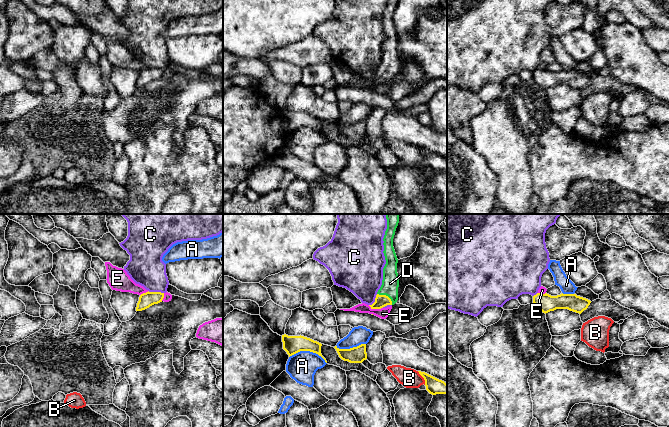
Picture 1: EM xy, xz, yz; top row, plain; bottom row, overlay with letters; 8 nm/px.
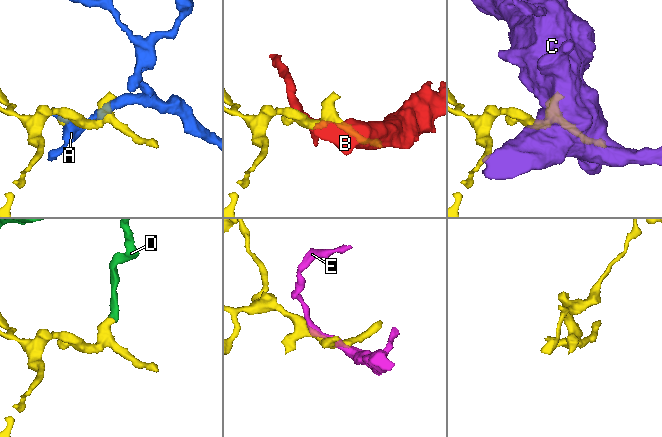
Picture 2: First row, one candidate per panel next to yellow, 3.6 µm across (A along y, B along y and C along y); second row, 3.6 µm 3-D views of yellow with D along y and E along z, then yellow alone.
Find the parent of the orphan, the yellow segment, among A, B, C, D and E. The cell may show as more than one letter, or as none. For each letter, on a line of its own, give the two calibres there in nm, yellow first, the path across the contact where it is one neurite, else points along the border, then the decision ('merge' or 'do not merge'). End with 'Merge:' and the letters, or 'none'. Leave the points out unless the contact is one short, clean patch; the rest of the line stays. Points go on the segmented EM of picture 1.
A: 140/240 nm | do not merge
B: 130/160 nm | do not merge
C: 120/280 nm | along xy (148, 290), (163, 293) | do not merge
D: 100/140 nm | across xz (381, 301), (385, 295), (389, 290), (390, 283) | merge
E: 100/90 nm | along xz (368, 305), (372, 308), (382, 308) | do not merge
Merge: D

